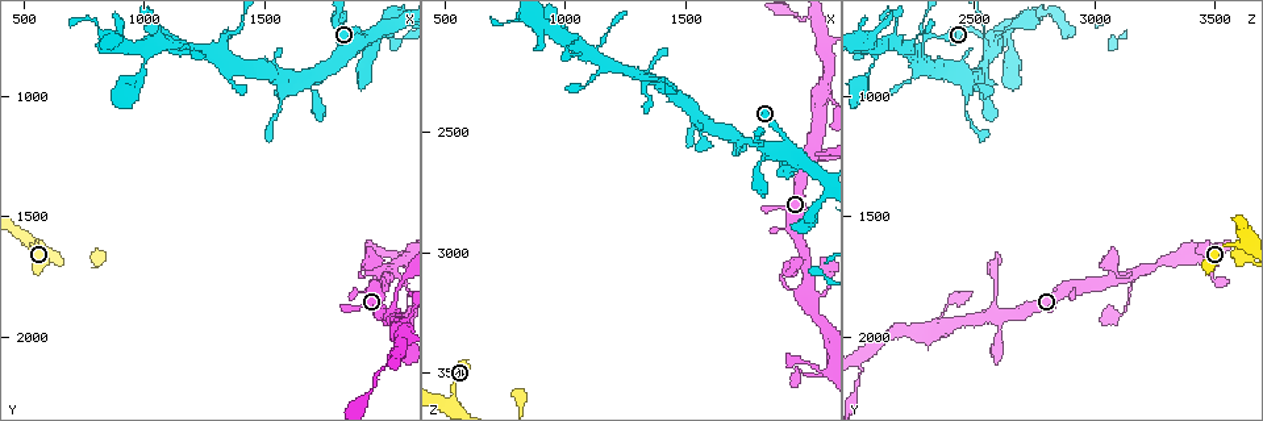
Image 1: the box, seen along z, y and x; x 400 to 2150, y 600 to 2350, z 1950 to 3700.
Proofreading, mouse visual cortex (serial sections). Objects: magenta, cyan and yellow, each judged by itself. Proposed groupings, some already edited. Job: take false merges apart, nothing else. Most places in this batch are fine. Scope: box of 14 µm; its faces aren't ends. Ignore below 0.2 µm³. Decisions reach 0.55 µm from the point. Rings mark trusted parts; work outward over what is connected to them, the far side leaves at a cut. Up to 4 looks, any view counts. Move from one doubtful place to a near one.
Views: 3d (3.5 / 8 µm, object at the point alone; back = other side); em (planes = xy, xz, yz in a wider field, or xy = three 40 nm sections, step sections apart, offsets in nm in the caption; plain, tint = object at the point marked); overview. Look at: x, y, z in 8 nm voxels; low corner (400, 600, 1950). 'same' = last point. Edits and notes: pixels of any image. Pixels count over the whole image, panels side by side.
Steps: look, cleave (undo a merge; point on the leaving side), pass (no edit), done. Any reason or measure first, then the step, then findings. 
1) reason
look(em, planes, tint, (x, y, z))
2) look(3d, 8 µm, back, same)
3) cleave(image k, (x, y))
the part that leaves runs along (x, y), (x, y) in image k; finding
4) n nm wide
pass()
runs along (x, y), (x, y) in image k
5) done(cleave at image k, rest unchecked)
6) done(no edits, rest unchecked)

thick turns thin
look(3d, 3.5 µm, (2020, 1910, 2600))

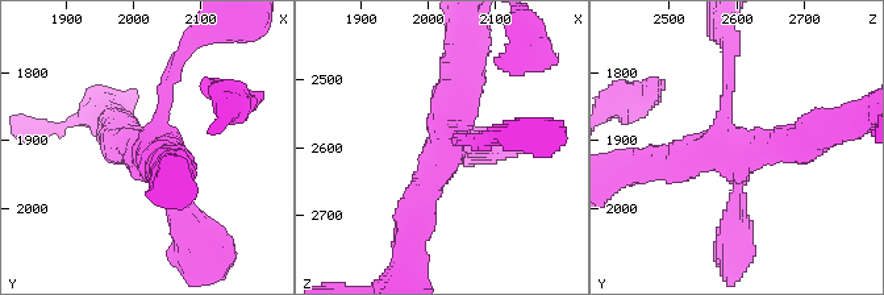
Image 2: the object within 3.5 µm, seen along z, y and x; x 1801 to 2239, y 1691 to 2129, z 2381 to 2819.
4 arms; arms of 150, 200, 400, 450 nm; need the tissue
look(em, planes, tint, (2025, 1915, 2600))

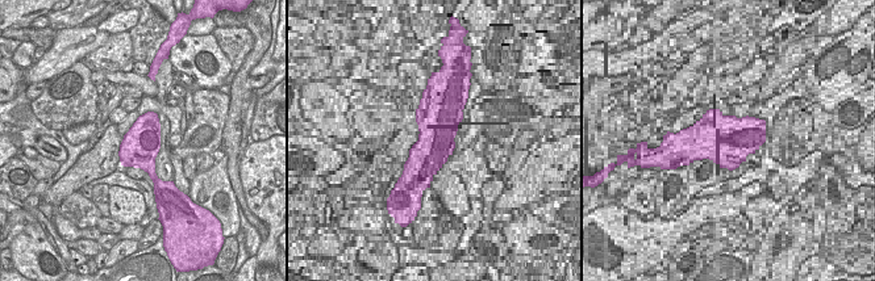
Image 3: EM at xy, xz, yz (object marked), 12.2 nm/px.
pass()
runs along (416, 220), (447, 152), (463, 65) in image 2; one cell here

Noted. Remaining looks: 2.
abrupt turn
look(3d, 3.5 µm, (1840, 820, 2560))

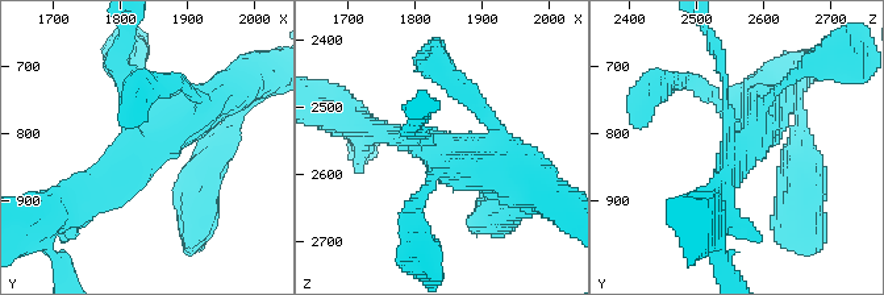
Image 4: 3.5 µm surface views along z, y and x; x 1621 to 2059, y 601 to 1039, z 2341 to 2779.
look(em, planes, tint, (1840, 820, 2570))

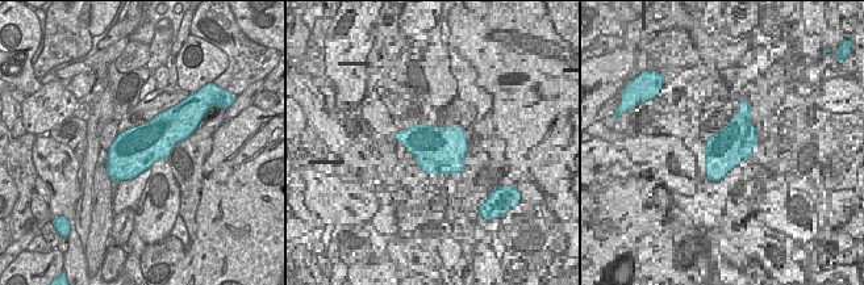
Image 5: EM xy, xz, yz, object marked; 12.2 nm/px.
pass()
runs along (201, 109), (76, 199) in image 4; continuous, no second cell

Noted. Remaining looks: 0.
done(no edits, rest unchecked)

